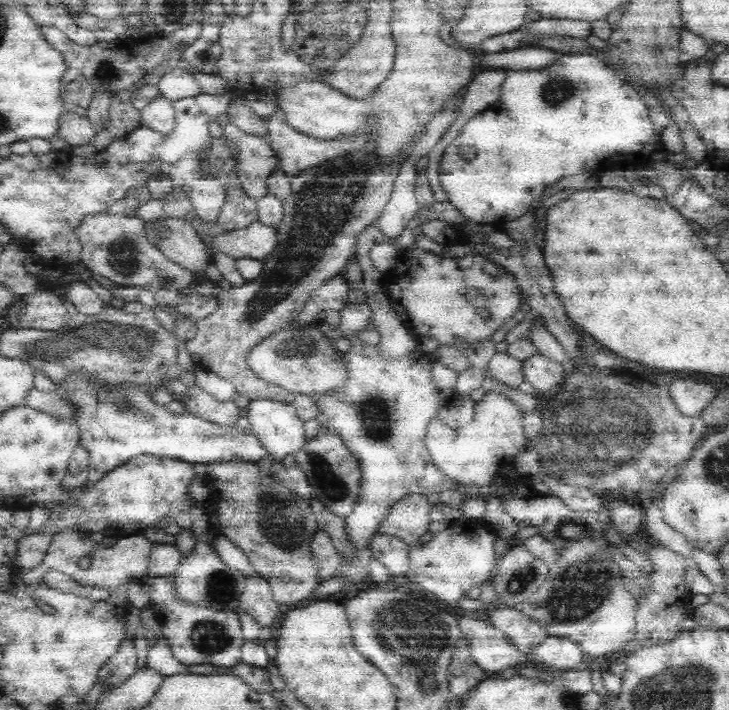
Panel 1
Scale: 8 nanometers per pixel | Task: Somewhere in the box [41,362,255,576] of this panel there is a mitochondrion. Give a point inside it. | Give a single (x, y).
(124, 406)

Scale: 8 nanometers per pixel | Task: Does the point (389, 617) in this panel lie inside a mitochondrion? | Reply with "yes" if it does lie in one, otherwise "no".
yes

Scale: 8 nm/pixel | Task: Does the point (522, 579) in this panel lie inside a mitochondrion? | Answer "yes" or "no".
yes

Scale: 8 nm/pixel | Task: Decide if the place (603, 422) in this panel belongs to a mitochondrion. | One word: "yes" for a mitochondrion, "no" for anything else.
yes

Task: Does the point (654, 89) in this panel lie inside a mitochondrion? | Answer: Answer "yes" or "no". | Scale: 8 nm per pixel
no

